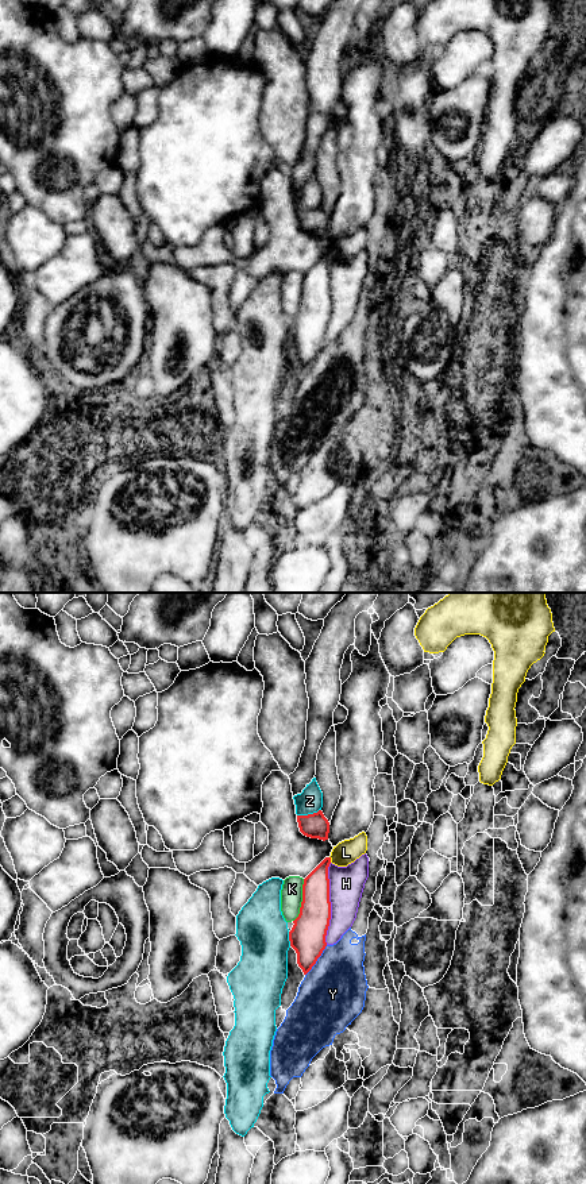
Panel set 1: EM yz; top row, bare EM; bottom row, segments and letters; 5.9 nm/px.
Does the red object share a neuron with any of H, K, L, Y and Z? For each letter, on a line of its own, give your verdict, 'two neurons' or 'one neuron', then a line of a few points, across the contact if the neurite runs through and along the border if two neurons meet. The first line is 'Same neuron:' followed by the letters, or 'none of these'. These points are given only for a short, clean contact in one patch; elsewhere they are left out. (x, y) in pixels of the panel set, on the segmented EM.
Same neuron: none of these
H: two neurons
K: two neurons
L: two neurons
Y: two neurons
Z: two neurons

